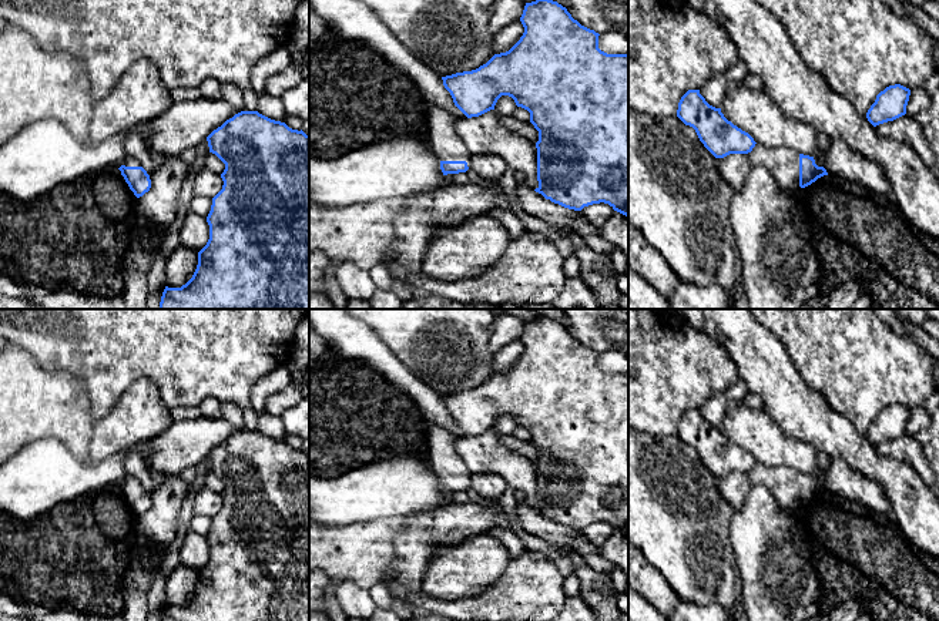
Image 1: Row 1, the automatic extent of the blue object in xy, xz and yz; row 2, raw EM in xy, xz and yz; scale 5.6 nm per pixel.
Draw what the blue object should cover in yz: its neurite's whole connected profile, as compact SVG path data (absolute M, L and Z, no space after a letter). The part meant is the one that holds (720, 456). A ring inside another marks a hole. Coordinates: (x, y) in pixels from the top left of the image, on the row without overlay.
M688 409L678 422L677 436L695 449L700 460L715 476L747 473L752 486L765 486L777 503L798 513L818 497L828 494L822 479L787 466L765 466L728 440L721 427L710 424L700 409Z

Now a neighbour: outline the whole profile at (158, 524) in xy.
M180 474L162 476L162 481L150 493L151 507L138 517L138 527L147 540L142 551L142 568L154 571L175 538L177 520L190 484Z

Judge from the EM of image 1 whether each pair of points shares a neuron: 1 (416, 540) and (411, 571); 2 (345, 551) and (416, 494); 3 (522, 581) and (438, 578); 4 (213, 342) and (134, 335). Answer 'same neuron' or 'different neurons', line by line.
1: same neuron
2: different neurons
3: different neurons
4: same neuron

